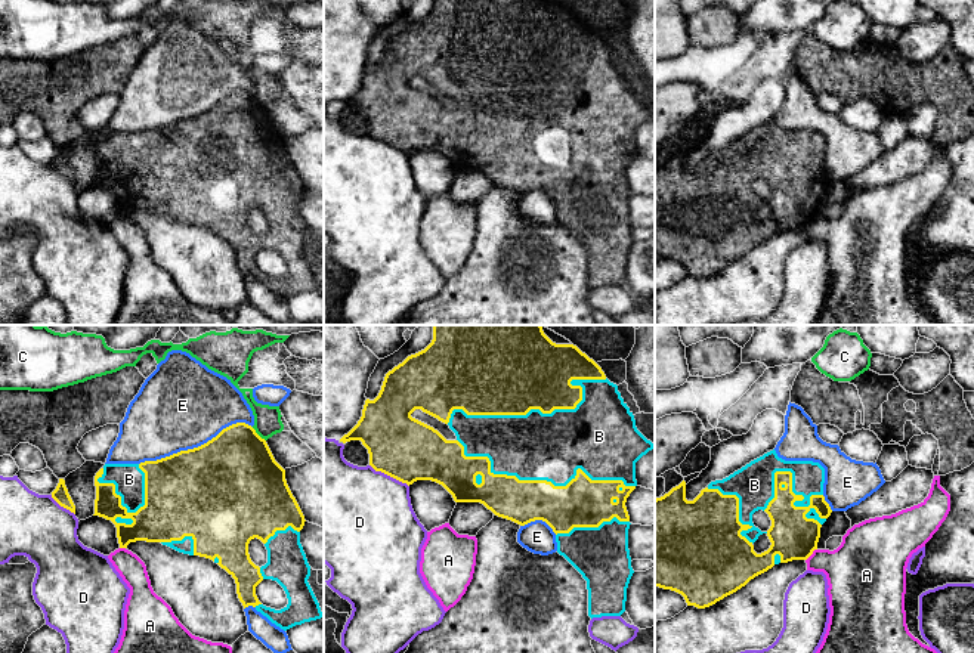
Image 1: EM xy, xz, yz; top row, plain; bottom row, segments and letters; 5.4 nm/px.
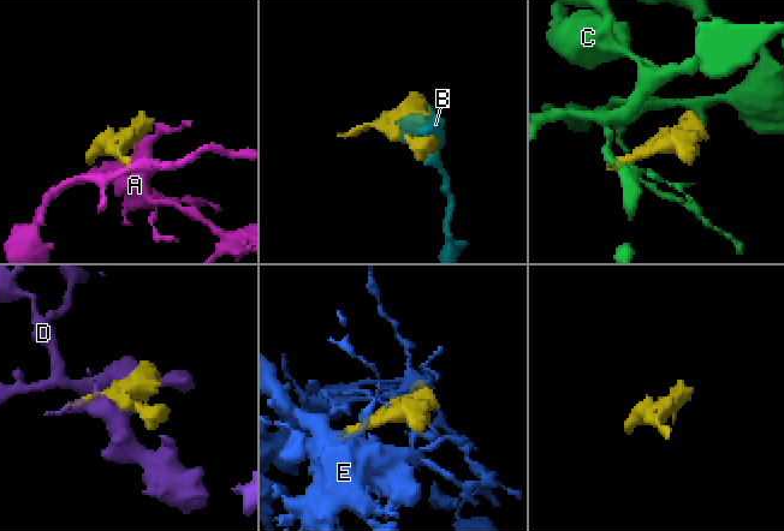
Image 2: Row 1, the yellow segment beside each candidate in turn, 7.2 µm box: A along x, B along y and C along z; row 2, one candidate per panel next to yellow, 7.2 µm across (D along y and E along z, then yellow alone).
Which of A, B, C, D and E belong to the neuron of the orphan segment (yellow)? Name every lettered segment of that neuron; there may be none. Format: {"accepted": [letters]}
{"accepted": ["B"]}

